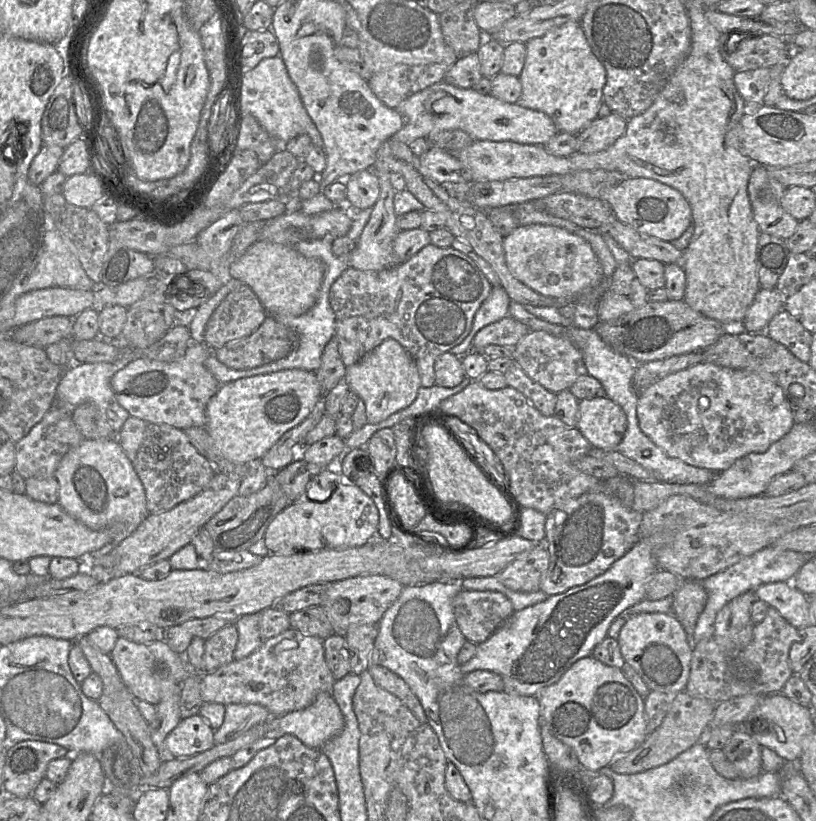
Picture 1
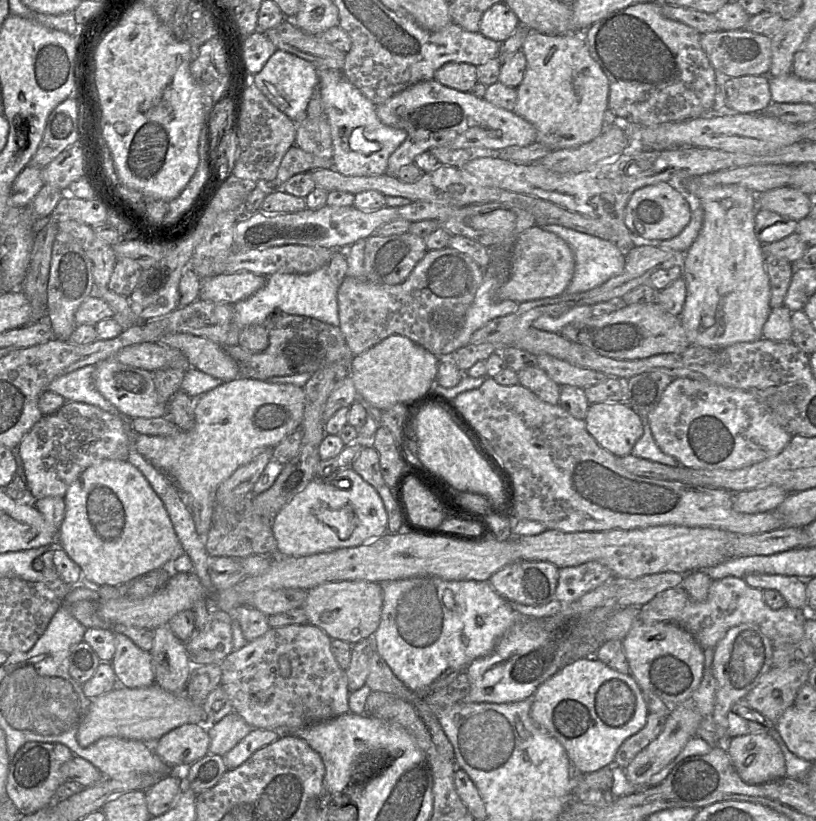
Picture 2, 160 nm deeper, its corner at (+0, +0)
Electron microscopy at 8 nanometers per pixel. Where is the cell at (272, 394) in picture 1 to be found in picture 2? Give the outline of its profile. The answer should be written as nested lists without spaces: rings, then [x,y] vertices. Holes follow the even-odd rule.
[[[238,377],[196,398],[193,429],[181,430],[173,436],[138,435],[136,449],[181,490],[192,512],[197,534],[206,538],[212,526],[219,485],[239,467],[251,462],[266,449],[273,449],[299,427],[304,406],[303,387]]]

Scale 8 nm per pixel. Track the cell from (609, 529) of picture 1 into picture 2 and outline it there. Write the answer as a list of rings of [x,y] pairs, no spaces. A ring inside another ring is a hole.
[[[595,561],[561,568],[559,569],[555,600],[559,600],[562,605],[575,602],[612,577],[612,571],[608,567]]]

